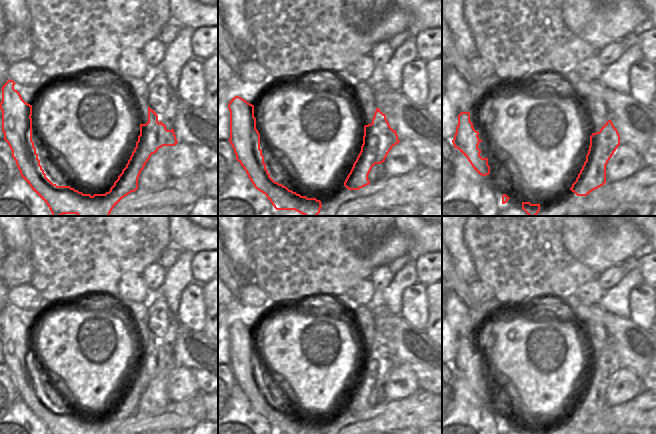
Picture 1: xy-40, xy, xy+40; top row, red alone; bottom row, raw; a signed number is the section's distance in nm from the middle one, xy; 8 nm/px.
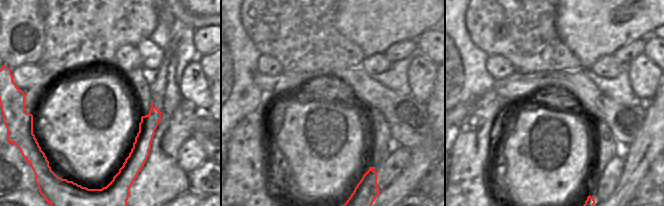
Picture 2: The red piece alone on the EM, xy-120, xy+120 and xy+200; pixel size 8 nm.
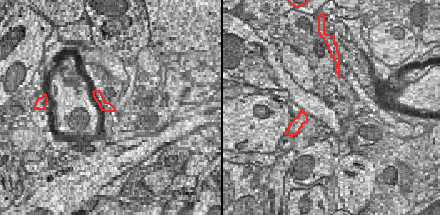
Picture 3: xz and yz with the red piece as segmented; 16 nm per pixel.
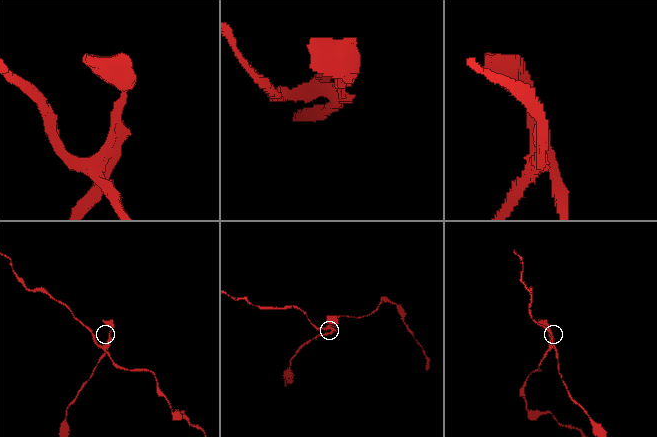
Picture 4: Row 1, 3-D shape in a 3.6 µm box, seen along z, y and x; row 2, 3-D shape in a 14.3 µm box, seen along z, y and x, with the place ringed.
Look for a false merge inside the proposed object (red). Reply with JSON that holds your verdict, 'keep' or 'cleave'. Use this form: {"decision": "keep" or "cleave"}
{"decision": "cleave"}

